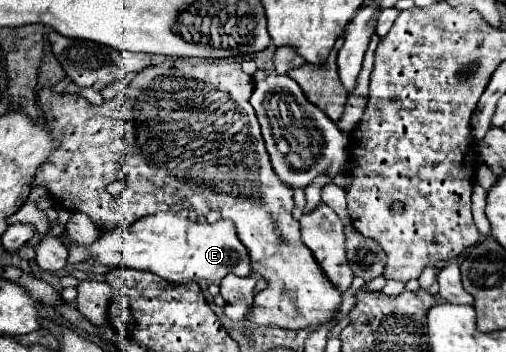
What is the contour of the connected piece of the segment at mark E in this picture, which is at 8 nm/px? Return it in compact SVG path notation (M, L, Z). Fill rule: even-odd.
M186 211L154 213L124 229L114 227L110 231L104 231L100 233L98 241L90 245L68 243L66 247L68 263L84 263L90 259L106 267L130 267L138 271L150 271L170 283L188 283L194 281L194 277L208 283L218 283L228 273L240 277L252 273L248 251L240 243L232 221L220 219L214 225L196 223L186 215Z

